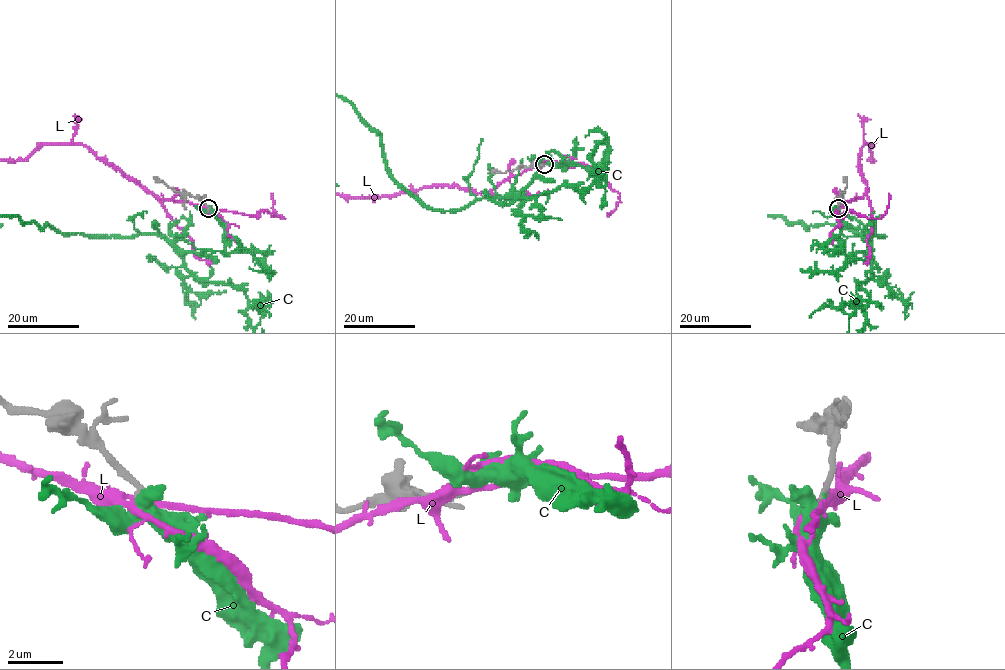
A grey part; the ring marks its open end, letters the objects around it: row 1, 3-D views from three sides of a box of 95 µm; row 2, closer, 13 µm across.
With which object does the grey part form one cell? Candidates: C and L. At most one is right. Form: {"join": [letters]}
{"join": ["C"]}

